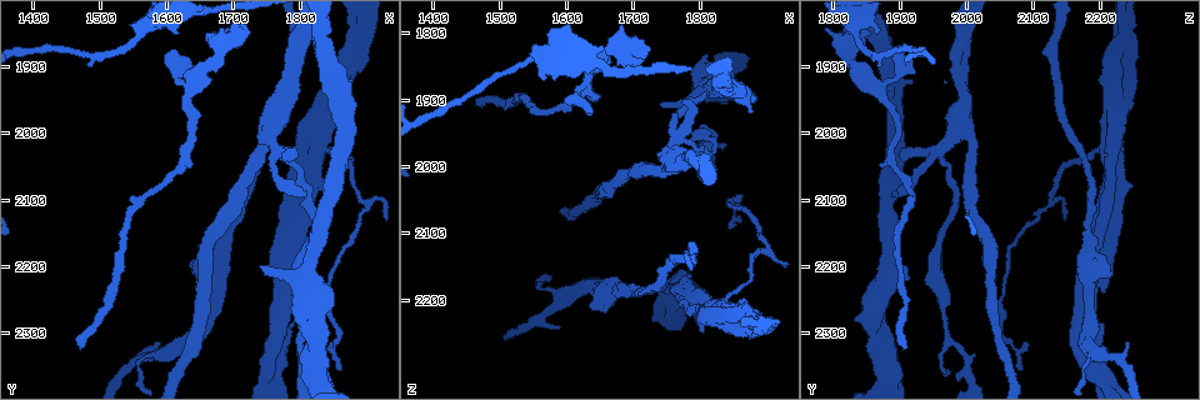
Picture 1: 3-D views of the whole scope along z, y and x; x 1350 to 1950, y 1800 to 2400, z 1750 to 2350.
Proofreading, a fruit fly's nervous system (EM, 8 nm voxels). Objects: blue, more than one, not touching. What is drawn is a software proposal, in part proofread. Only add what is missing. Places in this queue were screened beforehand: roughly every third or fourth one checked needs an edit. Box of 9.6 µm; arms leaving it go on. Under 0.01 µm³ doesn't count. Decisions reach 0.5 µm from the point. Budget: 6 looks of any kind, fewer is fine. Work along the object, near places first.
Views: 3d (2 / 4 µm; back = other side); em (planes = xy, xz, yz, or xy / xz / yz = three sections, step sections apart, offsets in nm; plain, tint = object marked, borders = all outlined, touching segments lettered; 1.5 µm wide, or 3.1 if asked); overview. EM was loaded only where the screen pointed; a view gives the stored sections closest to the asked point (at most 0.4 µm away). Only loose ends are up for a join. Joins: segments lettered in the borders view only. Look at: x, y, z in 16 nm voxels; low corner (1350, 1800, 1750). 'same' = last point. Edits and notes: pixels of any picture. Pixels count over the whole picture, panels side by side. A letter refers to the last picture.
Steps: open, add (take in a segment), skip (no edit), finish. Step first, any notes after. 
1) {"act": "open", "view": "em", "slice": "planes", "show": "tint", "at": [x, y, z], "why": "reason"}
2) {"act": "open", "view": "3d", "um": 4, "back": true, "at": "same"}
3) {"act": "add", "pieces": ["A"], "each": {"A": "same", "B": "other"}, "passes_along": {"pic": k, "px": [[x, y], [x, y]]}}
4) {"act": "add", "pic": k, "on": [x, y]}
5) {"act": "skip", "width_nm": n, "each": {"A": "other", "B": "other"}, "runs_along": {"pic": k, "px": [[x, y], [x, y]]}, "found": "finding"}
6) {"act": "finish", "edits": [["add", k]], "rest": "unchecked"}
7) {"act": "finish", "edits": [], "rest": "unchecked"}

{"act": "open", "view": "em", "slice": "yz", "step": 4, "show": "borders", "at": [1475, 2320, 1910]}

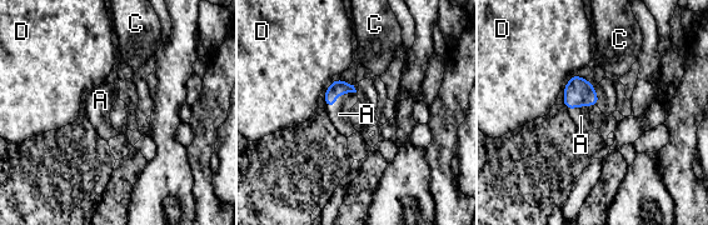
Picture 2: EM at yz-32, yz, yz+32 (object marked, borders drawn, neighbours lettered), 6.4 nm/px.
{"act": "open", "view": "em", "slice": "planes", "show": "borders", "at": "same", "why": "another direction"}

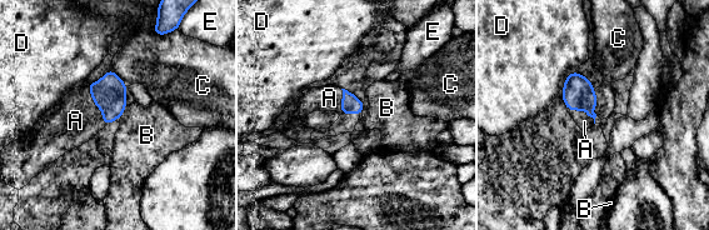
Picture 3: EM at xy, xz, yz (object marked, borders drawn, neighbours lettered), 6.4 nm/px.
{"act": "add", "pieces": ["A"], "width_nm": 120, "each": {"A": "same", "B": "other", "C": "other", "D": "other", "E": "other"}, "passes_along": {"pic": 3, "px": [[109, 93], [96, 105], [75, 120]]}, "found": "it goes on there"}

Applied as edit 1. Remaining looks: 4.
{"act": "open", "view": "overview"}

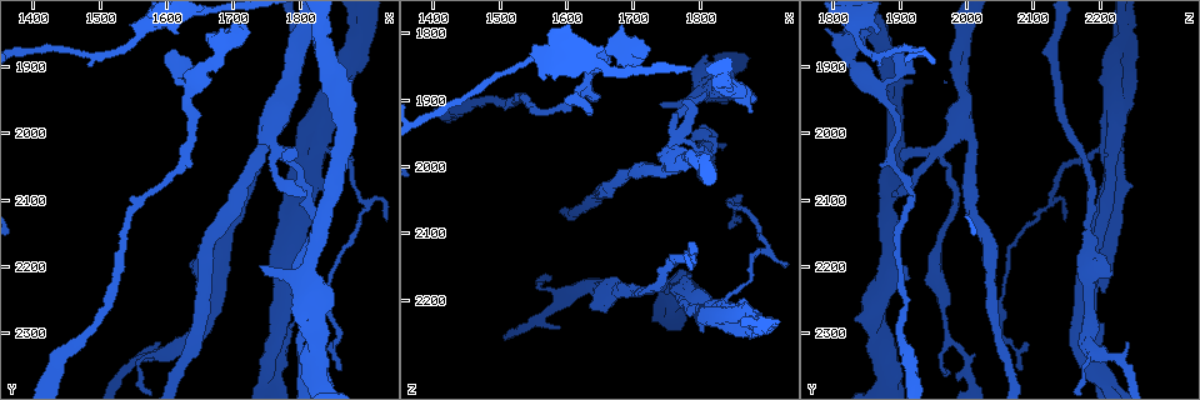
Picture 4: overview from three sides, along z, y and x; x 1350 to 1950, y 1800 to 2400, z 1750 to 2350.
{"act": "open", "view": "3d", "um": 4, "back": true, "at": [1780, 2040, 1905], "why": "branch stops here"}

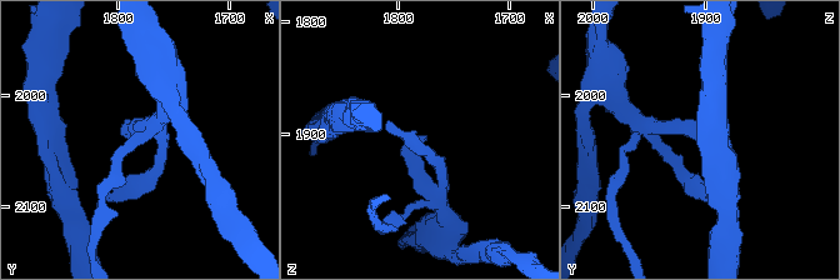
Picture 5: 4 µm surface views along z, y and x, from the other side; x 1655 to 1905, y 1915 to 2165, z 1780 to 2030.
{"act": "open", "view": "em", "slice": "yz", "step": 4, "show": "plain", "at": "same", "why": "now the EM"}

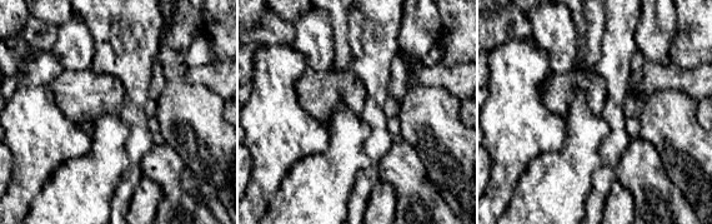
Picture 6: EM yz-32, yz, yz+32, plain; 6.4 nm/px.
{"act": "open", "view": "em", "slice": "yz", "step": 4, "show": "borders", "at": "same"}

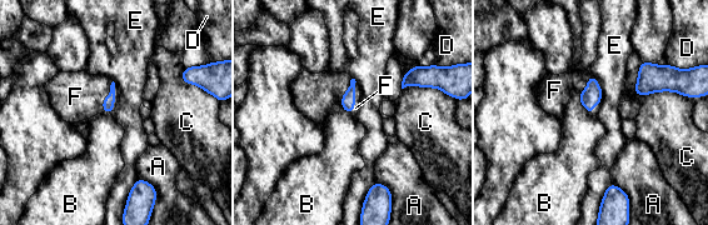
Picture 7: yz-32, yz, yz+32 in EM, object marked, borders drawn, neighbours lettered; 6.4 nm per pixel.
{"act": "add", "pieces": ["F"], "each": {"A": "other", "B": "other", "C": "other", "D": "other", "E": "other", "F": "same"}, "passes_along": {"pic": 7, "px": [[348, 100], [354, 98], [355, 108]]}, "found": "the cell continues"}

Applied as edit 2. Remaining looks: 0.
{"act": "finish", "edits": [["add", 3], ["add", 7]], "rest": "unchecked"}

